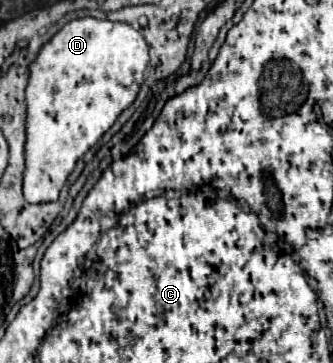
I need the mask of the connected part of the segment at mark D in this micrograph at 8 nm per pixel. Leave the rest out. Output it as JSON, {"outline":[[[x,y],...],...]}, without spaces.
{"outline":[[[75,19],[43,45],[37,59],[31,63],[25,99],[27,169],[22,191],[29,203],[57,201],[75,163],[135,101],[147,65],[149,53],[143,35],[127,23],[107,19]]]}

